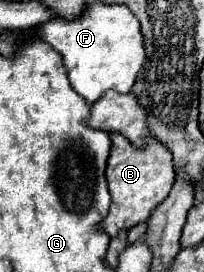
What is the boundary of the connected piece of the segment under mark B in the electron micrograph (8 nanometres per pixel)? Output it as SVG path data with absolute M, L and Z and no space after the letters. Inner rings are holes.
M110 134L110 140L112 148L106 166L106 180L112 196L112 206L102 222L102 228L108 236L116 236L116 232L120 232L122 228L128 230L138 222L148 220L152 210L166 200L174 184L174 166L172 166L172 154L156 138L148 138L144 148L134 146L122 134Z

